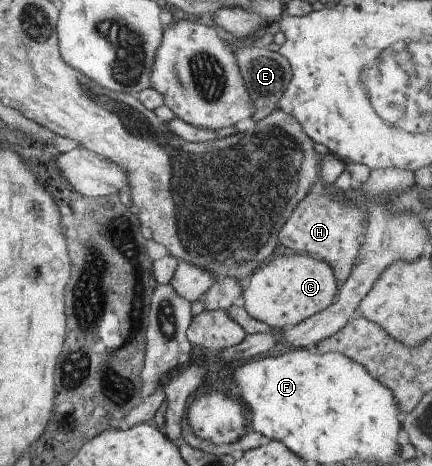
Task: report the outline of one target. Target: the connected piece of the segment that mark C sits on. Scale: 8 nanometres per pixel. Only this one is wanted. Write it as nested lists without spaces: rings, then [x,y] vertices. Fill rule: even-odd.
[[[309,254],[282,255],[246,278],[243,308],[254,320],[266,323],[274,331],[284,331],[326,309],[335,300],[338,287],[333,269],[324,260]]]

